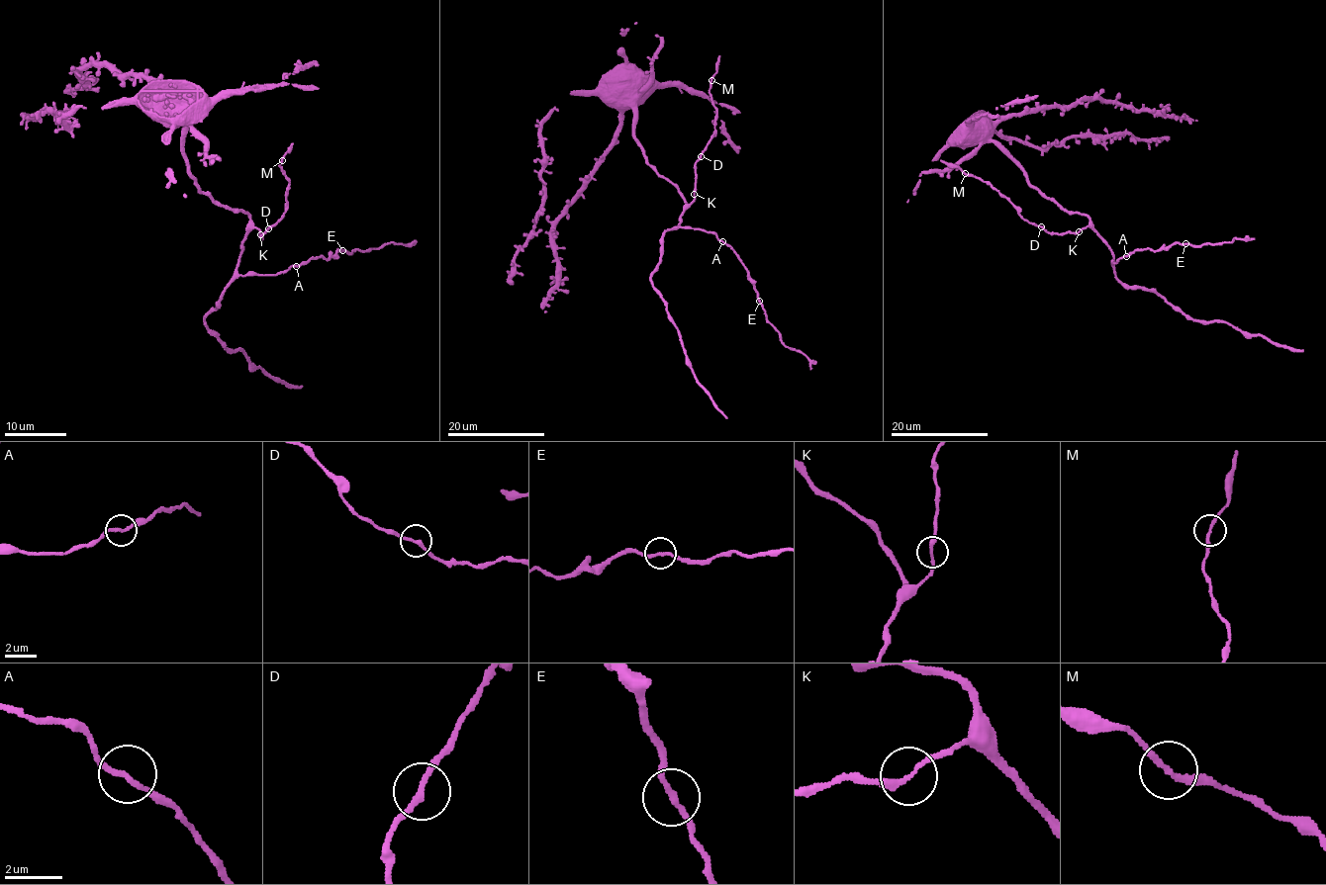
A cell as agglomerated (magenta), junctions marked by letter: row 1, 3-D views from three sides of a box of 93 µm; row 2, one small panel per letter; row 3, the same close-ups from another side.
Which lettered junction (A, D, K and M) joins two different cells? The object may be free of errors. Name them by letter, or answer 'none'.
none

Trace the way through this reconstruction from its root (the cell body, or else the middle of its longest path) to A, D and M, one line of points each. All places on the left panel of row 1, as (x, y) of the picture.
A: (201, 191), (222, 205), (244, 211), (249, 218), (249, 231), (236, 265), (240, 275), (274, 275), (296, 265)
D: (201, 191), (222, 205), (244, 211), (262, 237), (268, 228)
M: (201, 191), (222, 205), (244, 211), (262, 237), (285, 211), (288, 178), (279, 166), (282, 160)

